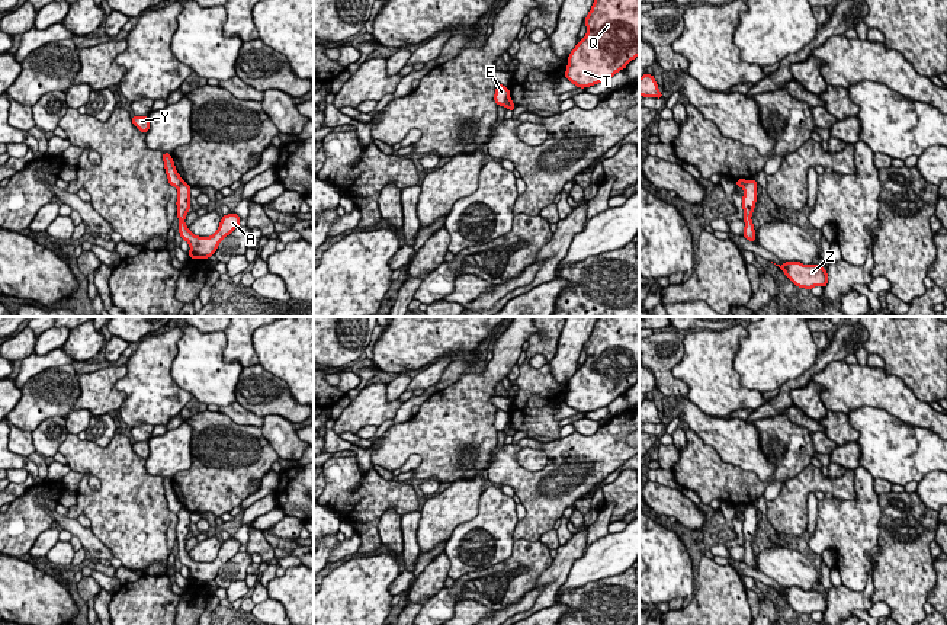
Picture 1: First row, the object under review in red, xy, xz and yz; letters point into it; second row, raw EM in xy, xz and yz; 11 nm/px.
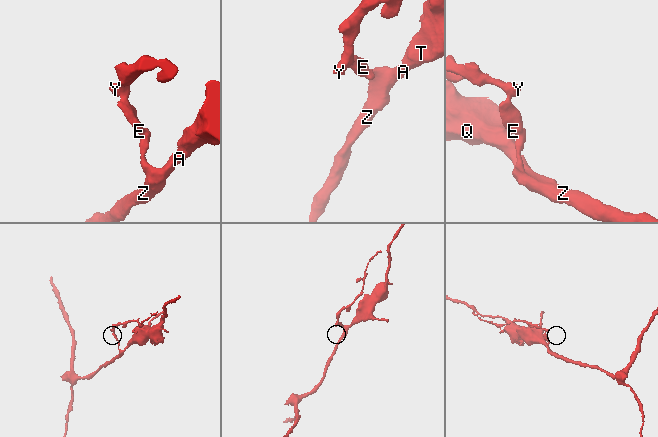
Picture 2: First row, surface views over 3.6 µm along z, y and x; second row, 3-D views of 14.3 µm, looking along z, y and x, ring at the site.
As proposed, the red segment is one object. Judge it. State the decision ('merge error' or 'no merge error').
merge error

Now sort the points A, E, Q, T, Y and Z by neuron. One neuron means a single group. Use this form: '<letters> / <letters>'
A Q T Z / E Y

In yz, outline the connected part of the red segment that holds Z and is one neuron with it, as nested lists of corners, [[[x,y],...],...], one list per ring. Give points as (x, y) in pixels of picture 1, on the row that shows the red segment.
[[[784,262],[779,266],[786,276],[799,288],[812,289],[813,286],[825,288],[828,283],[828,273],[818,265],[802,265],[800,262]]]

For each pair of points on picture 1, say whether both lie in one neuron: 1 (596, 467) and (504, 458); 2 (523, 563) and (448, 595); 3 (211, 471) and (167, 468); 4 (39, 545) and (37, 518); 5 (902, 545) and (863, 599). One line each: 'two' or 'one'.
1: one
2: one
3: two
4: two
5: two

